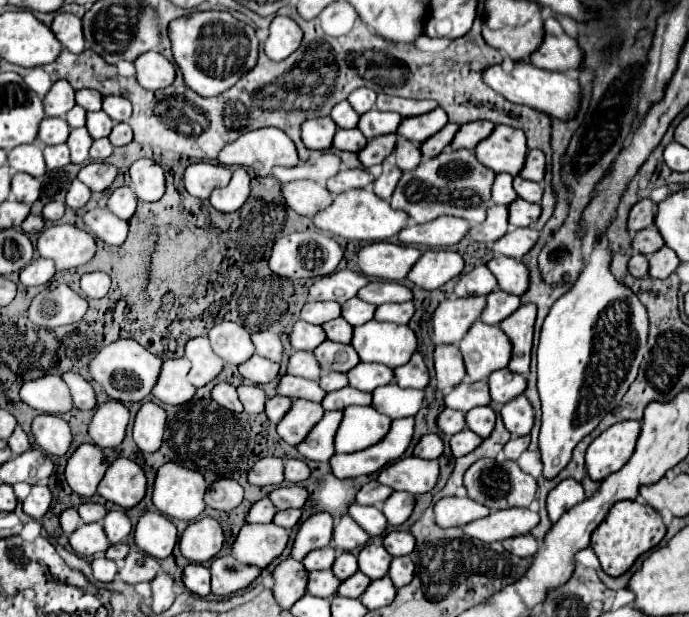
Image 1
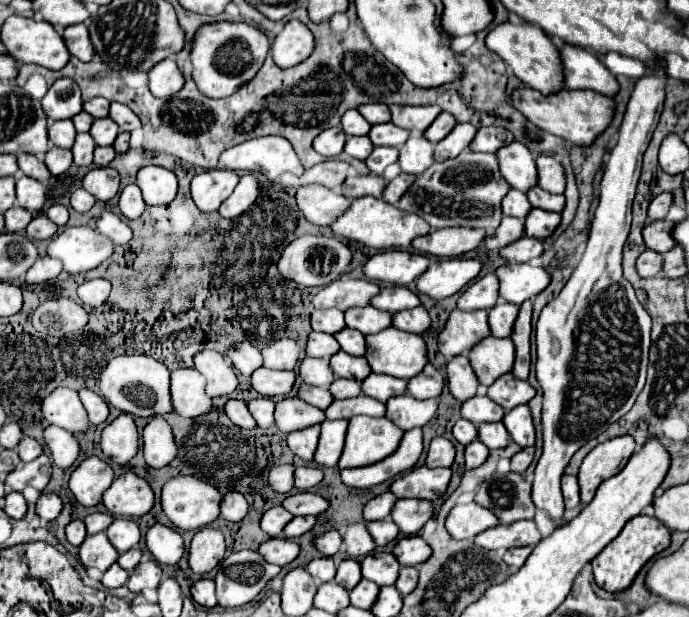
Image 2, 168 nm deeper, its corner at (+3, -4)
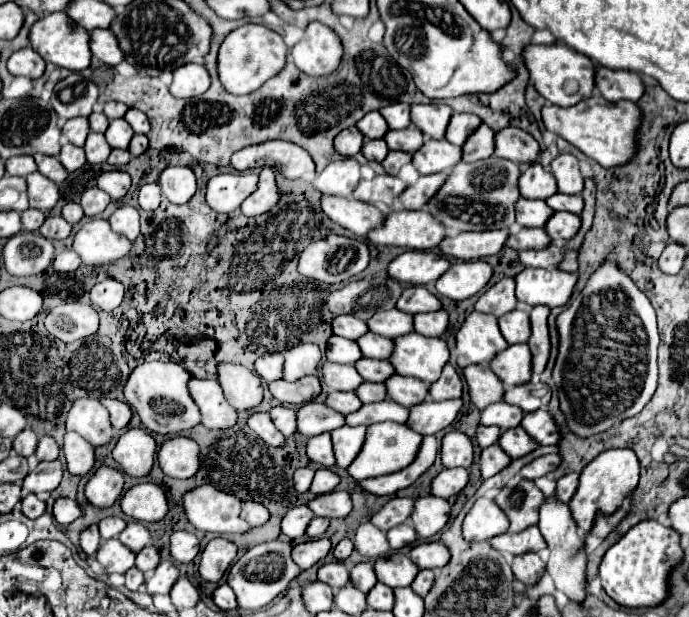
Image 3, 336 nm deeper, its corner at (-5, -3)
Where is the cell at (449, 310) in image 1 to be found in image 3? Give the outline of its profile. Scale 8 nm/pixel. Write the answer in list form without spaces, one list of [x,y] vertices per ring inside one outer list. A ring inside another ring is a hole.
[[[471,312],[457,332],[457,364],[459,368],[471,364],[489,364],[509,344],[501,336],[497,318],[493,314]]]

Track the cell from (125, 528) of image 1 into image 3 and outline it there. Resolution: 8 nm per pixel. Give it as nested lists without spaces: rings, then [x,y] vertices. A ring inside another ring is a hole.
[[[129,522],[127,528],[119,534],[119,540],[133,552],[139,552],[151,544],[149,530],[141,522]]]

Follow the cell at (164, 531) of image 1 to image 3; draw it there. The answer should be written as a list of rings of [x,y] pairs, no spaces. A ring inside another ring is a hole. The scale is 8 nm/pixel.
[[[179,530],[171,536],[171,556],[177,562],[191,562],[199,552],[199,538],[191,532]]]

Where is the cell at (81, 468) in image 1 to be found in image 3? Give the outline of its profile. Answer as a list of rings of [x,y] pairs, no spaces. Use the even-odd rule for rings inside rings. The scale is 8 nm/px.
[[[101,466],[85,486],[87,500],[97,508],[109,508],[123,492],[123,474],[119,470]]]

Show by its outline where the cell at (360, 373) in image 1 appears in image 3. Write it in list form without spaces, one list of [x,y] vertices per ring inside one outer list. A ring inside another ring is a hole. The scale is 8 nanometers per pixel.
[[[395,374],[393,378],[389,378],[389,382],[385,382],[385,386],[389,398],[407,408],[425,402],[429,396],[429,384],[421,382],[419,378],[407,378]]]

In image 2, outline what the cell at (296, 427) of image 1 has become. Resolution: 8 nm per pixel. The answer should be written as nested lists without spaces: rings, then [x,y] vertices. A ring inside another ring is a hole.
[[[313,425],[313,427],[307,427],[307,429],[301,429],[301,431],[295,431],[295,433],[289,433],[287,435],[287,445],[289,449],[305,459],[305,461],[311,461],[313,459],[313,453],[315,453],[315,447],[317,447],[317,439],[319,439],[319,427],[321,425]]]

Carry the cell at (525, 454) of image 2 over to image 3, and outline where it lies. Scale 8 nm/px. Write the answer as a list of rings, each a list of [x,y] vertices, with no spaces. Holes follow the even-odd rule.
[[[559,454],[541,456],[541,458],[533,460],[531,464],[527,464],[527,466],[521,470],[521,478],[525,478],[525,480],[537,480],[537,478],[553,472],[559,464],[561,464],[561,456],[559,456]]]

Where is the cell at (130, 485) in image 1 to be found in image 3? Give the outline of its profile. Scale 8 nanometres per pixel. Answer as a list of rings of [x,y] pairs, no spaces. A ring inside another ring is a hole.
[[[143,482],[133,486],[121,498],[121,508],[127,516],[139,522],[159,522],[169,512],[165,492],[151,482]]]

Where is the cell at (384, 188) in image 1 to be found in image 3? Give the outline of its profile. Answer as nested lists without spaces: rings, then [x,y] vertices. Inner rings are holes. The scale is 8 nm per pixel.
[[[449,172],[421,176],[415,184],[411,184],[401,194],[403,206],[407,210],[421,210],[425,206],[425,202],[429,202],[429,198],[433,198],[433,194],[437,194],[437,188],[441,188],[441,182],[445,182],[445,178],[449,178]]]

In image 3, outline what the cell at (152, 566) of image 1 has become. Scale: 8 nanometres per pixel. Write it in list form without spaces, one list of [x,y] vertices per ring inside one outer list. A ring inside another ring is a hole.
[[[161,562],[151,574],[147,574],[145,588],[149,594],[169,594],[179,578],[179,570],[173,562]]]

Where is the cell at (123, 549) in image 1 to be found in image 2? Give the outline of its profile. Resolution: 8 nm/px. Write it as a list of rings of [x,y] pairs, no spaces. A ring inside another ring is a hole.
[[[133,547],[133,549],[129,549],[127,553],[121,553],[121,555],[119,555],[119,559],[117,559],[117,563],[119,563],[125,571],[129,571],[129,569],[137,567],[139,559],[141,559],[141,551]]]

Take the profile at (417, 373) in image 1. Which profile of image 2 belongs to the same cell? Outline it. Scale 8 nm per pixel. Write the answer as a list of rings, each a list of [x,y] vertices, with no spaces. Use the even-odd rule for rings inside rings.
[[[429,363],[423,367],[419,375],[407,381],[407,393],[417,399],[439,397],[441,389],[443,389],[443,375]]]

